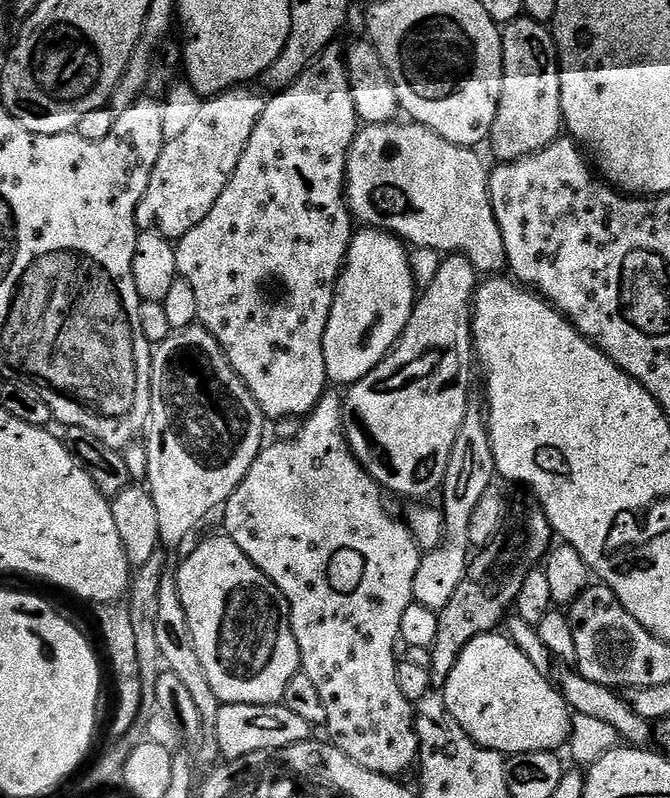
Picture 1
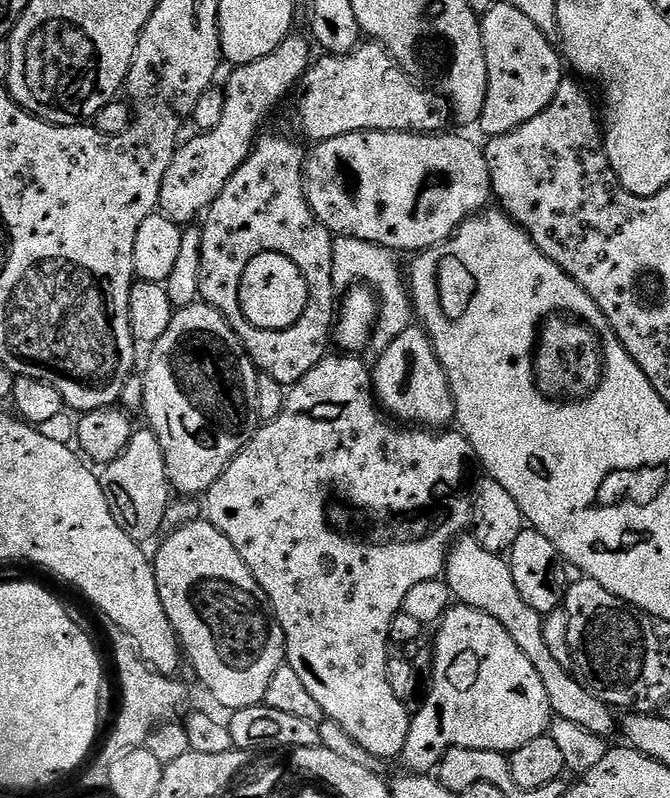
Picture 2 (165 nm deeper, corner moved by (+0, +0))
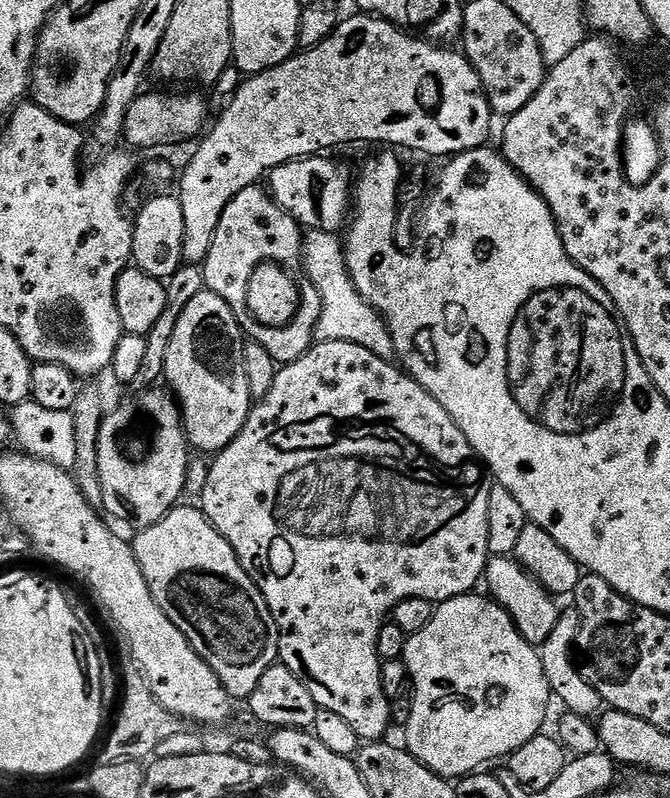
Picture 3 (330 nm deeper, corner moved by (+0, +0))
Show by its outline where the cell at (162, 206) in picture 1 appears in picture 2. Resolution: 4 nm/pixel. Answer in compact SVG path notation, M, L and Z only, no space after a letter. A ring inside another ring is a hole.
M289 34L273 52L266 54L266 58L237 64L231 69L232 77L229 78L228 85L224 88L224 109L221 110L220 117L216 120L216 128L210 129L209 132L208 129L201 131L200 135L194 138L194 142L180 144L176 149L174 158L170 162L170 170L166 170L166 174L162 178L162 190L158 205L159 215L170 218L181 226L192 226L212 207L218 194L222 194L226 182L230 182L232 175L244 165L246 158L251 154L261 135L260 127L267 122L268 115L283 102L284 95L295 84L297 87L303 81L305 74L314 63L313 41L307 35L304 35L305 37L296 35Z

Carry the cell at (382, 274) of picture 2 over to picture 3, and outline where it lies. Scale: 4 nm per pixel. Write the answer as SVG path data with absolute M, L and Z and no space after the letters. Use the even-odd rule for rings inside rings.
M322 230L304 232L304 273L314 282L318 298L322 298L322 314L316 323L316 340L319 342L354 342L366 346L370 354L378 354L383 360L396 360L394 338L380 317L380 312L358 294L348 273L344 257L344 242L337 233Z

